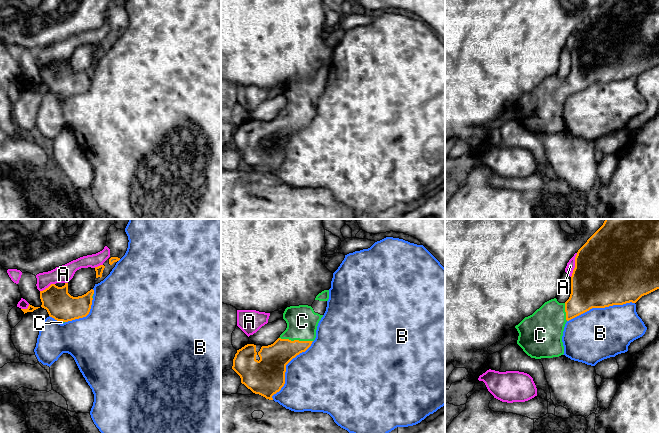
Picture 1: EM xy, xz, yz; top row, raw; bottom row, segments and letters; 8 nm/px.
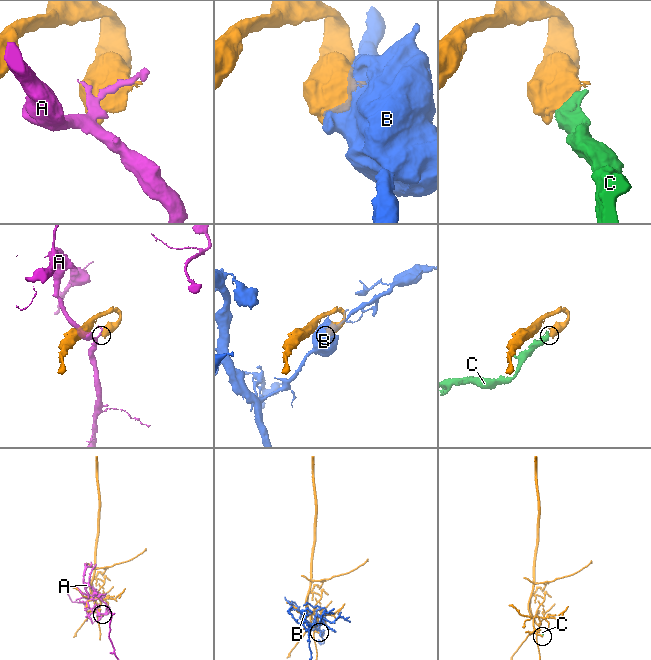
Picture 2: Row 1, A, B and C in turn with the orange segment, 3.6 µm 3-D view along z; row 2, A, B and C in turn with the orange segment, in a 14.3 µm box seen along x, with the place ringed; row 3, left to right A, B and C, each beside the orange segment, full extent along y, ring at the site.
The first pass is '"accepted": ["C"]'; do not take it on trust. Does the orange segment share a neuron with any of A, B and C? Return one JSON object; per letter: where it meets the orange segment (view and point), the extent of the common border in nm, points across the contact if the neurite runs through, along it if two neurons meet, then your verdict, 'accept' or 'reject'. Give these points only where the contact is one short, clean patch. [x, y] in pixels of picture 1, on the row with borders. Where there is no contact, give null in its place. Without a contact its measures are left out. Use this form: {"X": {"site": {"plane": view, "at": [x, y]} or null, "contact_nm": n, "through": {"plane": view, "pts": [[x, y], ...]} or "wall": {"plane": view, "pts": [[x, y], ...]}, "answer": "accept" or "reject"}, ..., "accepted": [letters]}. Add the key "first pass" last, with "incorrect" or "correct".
{"A": {"site": {"plane": "yz", "at": [575, 265]}, "contact_nm": 200, "answer": "reject"}, "B": {"site": {"plane": "yz", "at": [600, 307]}, "contact_nm": 550, "answer": "reject"}, "C": {"site": {"plane": "xz", "at": [296, 340]}, "contact_nm": 280, "through": {"plane": "xz", "pts": [[273, 358], [296, 340], [301, 331], [302, 321]]}, "answer": "accept"}, "accepted": ["C"], "first pass": "correct"}

